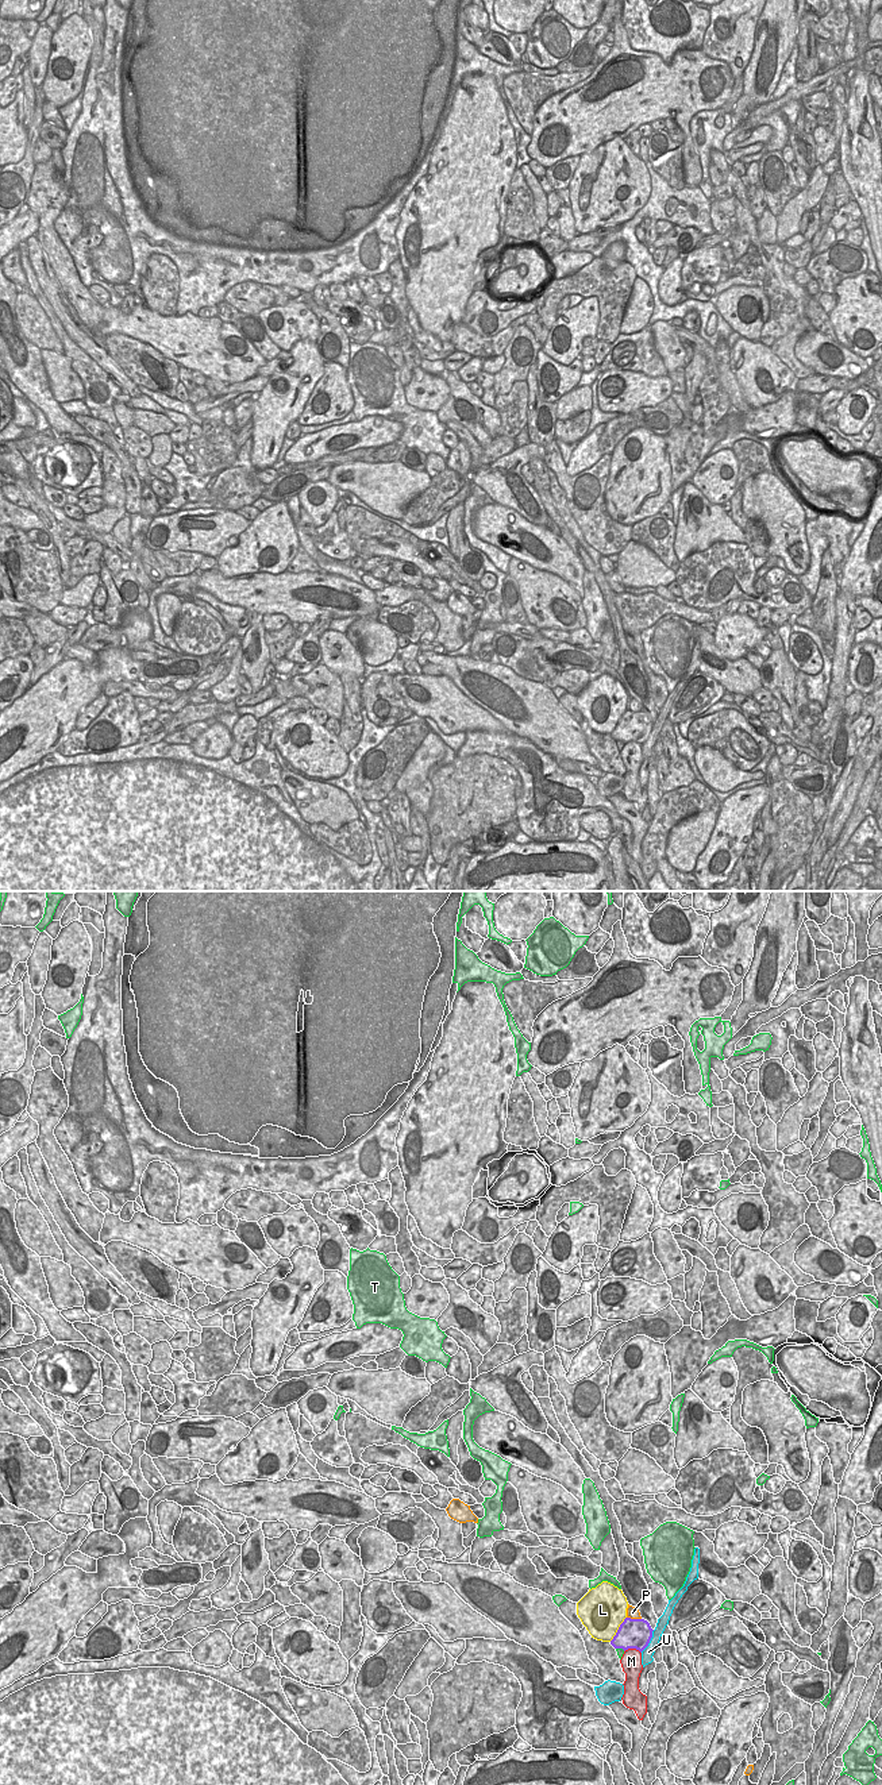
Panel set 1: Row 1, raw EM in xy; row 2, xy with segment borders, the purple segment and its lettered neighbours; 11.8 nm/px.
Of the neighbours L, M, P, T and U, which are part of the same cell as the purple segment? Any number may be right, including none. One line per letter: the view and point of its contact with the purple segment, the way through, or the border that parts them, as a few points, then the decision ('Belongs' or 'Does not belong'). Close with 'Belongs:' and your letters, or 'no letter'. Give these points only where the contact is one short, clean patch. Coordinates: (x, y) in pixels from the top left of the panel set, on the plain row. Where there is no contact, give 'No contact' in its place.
L: Touches purple at xy (619, 721). Does not belong
M: Touches purple at xy (632, 740). Does not belong
P: Touches purple at xy (634, 712). Does not belong
T: Touches purple at xy (620, 740). Does not belong
U: Touches purple at xy (650, 732). Boundary: xy (654, 723), (650, 735), (640, 744). Does not belong
Belongs: no letter

